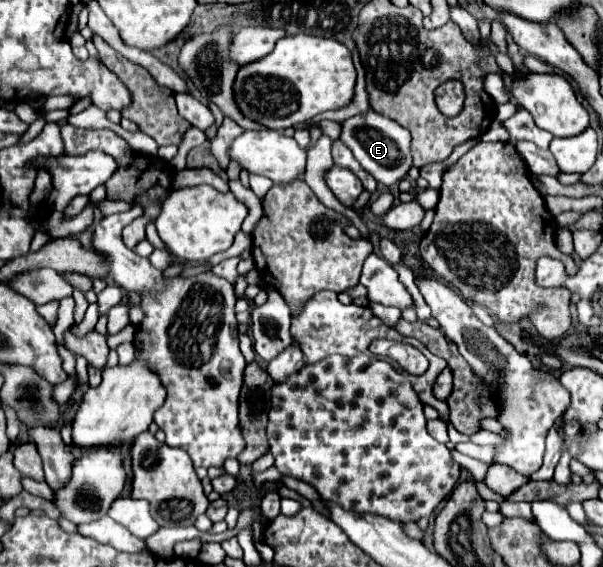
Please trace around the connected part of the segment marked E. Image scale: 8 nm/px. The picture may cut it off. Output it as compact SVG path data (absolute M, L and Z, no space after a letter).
M370 110L368 116L344 120L340 140L352 150L352 154L360 162L360 166L364 166L378 182L390 186L390 184L402 180L406 176L408 168L412 166L412 158L410 158L410 150L408 150L410 132L406 128L402 128L398 122L394 122L392 118L376 114L374 110Z

